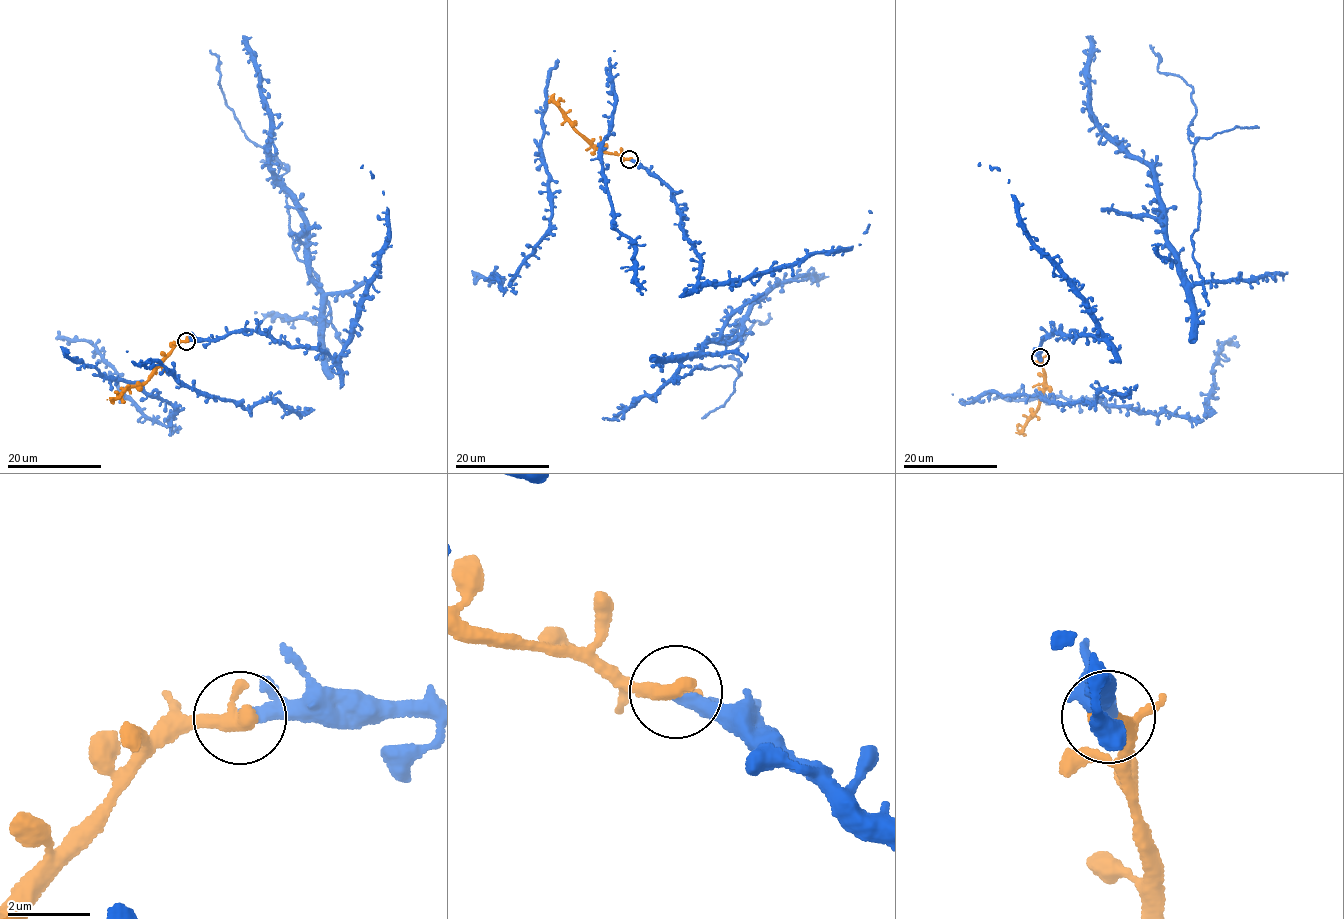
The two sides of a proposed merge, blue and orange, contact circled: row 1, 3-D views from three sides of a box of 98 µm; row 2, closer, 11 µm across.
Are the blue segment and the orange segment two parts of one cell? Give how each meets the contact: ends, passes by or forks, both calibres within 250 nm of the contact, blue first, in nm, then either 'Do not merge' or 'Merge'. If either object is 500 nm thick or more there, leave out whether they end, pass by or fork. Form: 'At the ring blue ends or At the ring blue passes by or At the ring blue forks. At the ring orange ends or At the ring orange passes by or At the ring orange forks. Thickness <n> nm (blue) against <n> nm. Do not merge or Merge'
At the ring blue passes by. At the ring orange ends. Thickness 240 nm (blue) against 460 nm. Merge

